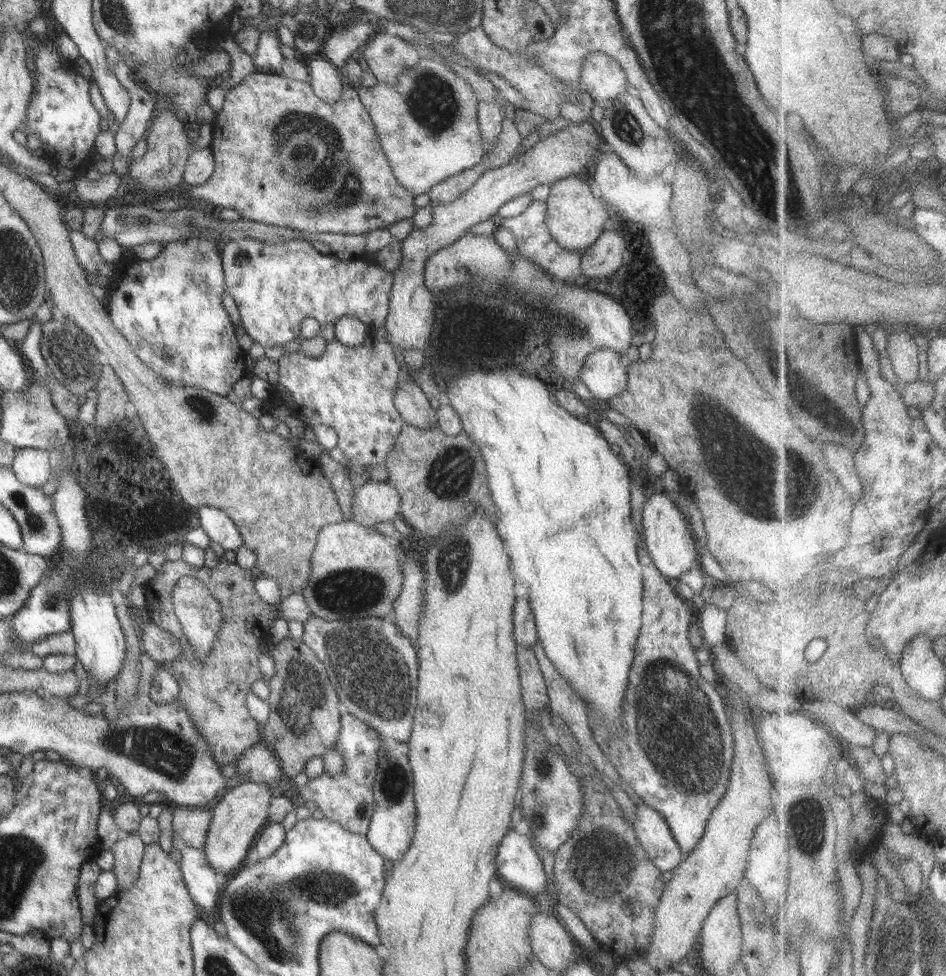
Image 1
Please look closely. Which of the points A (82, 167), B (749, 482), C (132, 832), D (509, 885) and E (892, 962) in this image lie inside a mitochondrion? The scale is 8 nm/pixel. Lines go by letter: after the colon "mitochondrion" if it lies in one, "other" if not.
A: other
B: mitochondrion
C: other
D: other
E: mitochondrion

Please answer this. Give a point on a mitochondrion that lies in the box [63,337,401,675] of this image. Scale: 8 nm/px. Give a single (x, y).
(351, 593)

